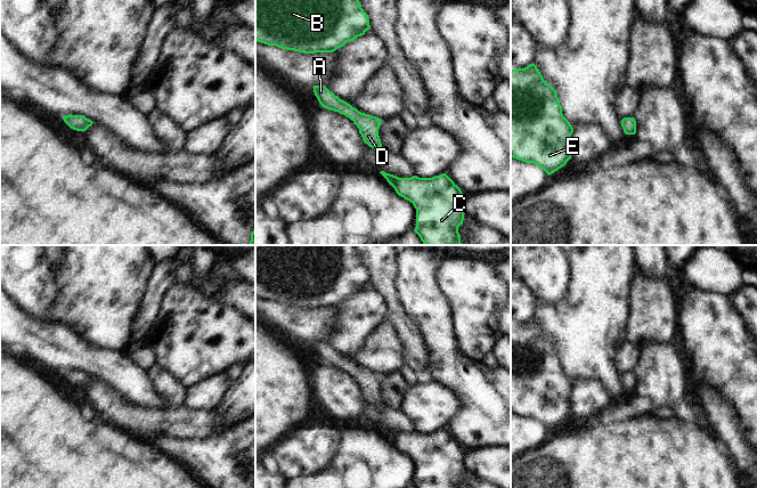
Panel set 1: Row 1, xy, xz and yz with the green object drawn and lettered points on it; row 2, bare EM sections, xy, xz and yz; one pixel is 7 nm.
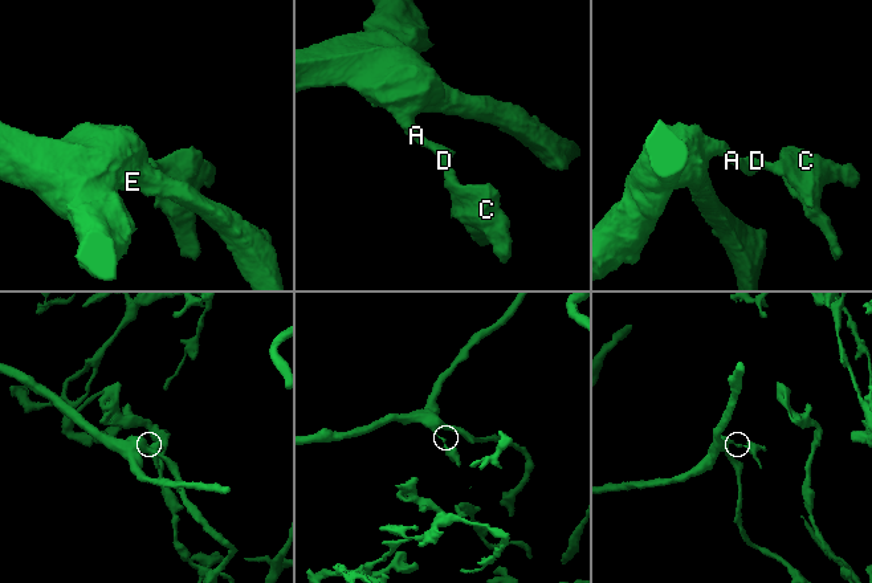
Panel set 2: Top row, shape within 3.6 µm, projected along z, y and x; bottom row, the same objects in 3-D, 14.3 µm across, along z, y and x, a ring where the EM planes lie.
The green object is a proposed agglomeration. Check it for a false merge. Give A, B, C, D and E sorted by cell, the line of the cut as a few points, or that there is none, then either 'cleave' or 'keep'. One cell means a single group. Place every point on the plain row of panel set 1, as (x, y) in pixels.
A B C D E | no cut | keep

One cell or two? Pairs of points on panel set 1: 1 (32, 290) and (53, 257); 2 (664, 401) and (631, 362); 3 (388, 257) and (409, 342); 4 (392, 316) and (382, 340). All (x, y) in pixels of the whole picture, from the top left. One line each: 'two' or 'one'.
1: two
2: two
3: one
4: two

